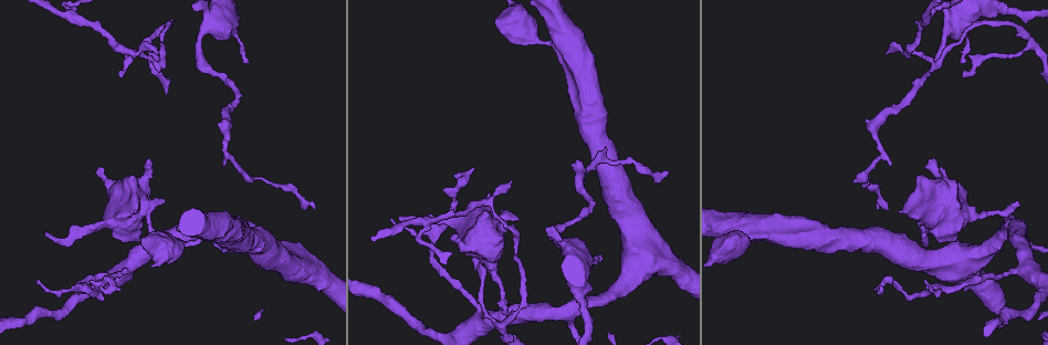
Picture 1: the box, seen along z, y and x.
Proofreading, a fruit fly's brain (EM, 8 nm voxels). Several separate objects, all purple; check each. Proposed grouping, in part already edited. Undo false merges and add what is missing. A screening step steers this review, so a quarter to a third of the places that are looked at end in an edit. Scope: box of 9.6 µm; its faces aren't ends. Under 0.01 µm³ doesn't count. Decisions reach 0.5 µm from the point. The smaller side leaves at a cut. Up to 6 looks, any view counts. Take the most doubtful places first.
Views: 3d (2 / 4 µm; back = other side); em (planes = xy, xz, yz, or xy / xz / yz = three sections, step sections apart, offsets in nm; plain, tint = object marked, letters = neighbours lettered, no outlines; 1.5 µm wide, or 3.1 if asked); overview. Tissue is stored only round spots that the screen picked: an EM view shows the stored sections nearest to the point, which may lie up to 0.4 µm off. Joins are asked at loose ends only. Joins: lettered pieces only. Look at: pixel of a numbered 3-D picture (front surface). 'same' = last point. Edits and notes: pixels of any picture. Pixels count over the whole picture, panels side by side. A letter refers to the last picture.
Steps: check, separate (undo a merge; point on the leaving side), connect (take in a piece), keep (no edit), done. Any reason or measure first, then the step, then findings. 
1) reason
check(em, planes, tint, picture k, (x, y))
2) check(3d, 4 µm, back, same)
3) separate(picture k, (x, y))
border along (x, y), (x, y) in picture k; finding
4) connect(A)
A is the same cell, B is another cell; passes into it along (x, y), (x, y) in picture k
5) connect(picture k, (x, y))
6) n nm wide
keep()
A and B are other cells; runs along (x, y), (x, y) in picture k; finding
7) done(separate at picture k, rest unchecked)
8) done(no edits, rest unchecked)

free end
check(em, yz, step 8, letters, picture 1, (921, 234))

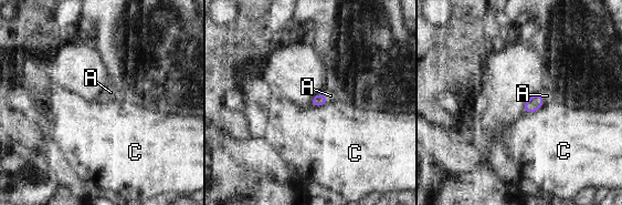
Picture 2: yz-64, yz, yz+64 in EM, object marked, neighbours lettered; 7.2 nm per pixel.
check(em, planes, letters, same)

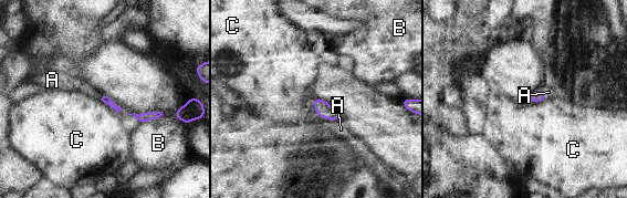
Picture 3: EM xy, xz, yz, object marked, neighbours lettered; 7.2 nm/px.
connect(picture 3, (341, 129))
A is the same cell, B and C are other cells; passes into it along (323, 108), (321, 116), (341, 129) in picture 3; the cell continues

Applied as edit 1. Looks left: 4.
branch stops here
check(em, xz, step 4, letters, picture 1, (249, 62))

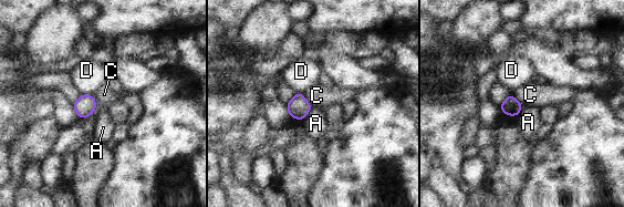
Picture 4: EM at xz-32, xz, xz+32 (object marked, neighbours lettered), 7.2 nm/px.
140 nm wide
keep()
A, C and D are other cells; border along (302, 93), (312, 106) in picture 4; none of them fits

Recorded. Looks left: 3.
an open end
check(em, planes, plain, picture 1, (99, 166))

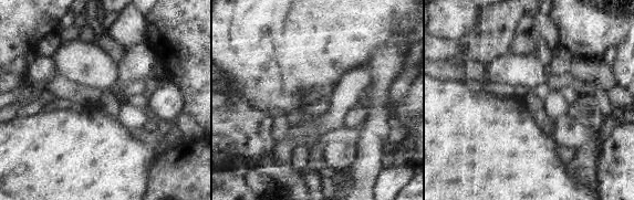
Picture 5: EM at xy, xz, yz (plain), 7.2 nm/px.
check(em, planes, letters, same)

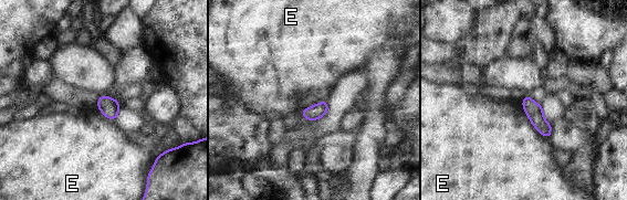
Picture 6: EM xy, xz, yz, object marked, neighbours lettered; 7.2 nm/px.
130 nm wide
keep()
E is another cell; border along (520, 102), (531, 124), (549, 138) in picture 6; no lettered piece goes on from it

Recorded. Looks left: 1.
done(connect at picture 3, rest unchecked)

